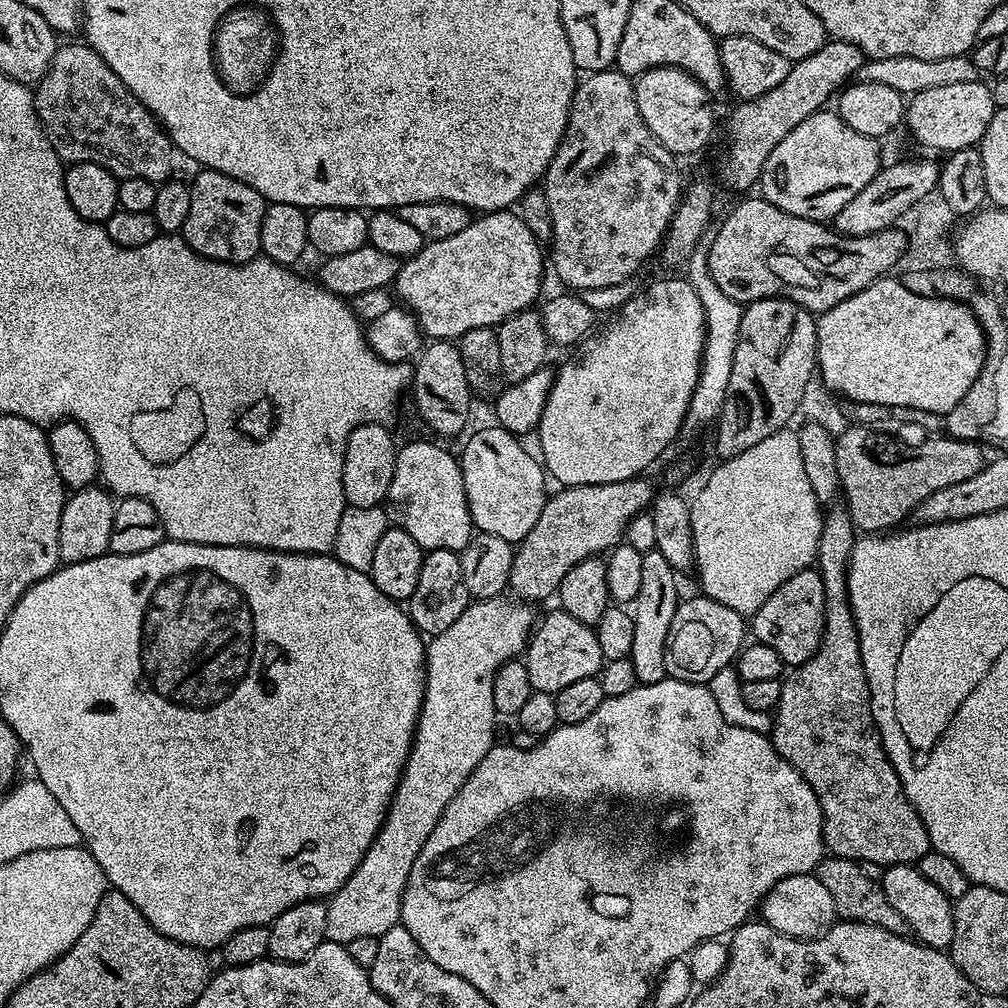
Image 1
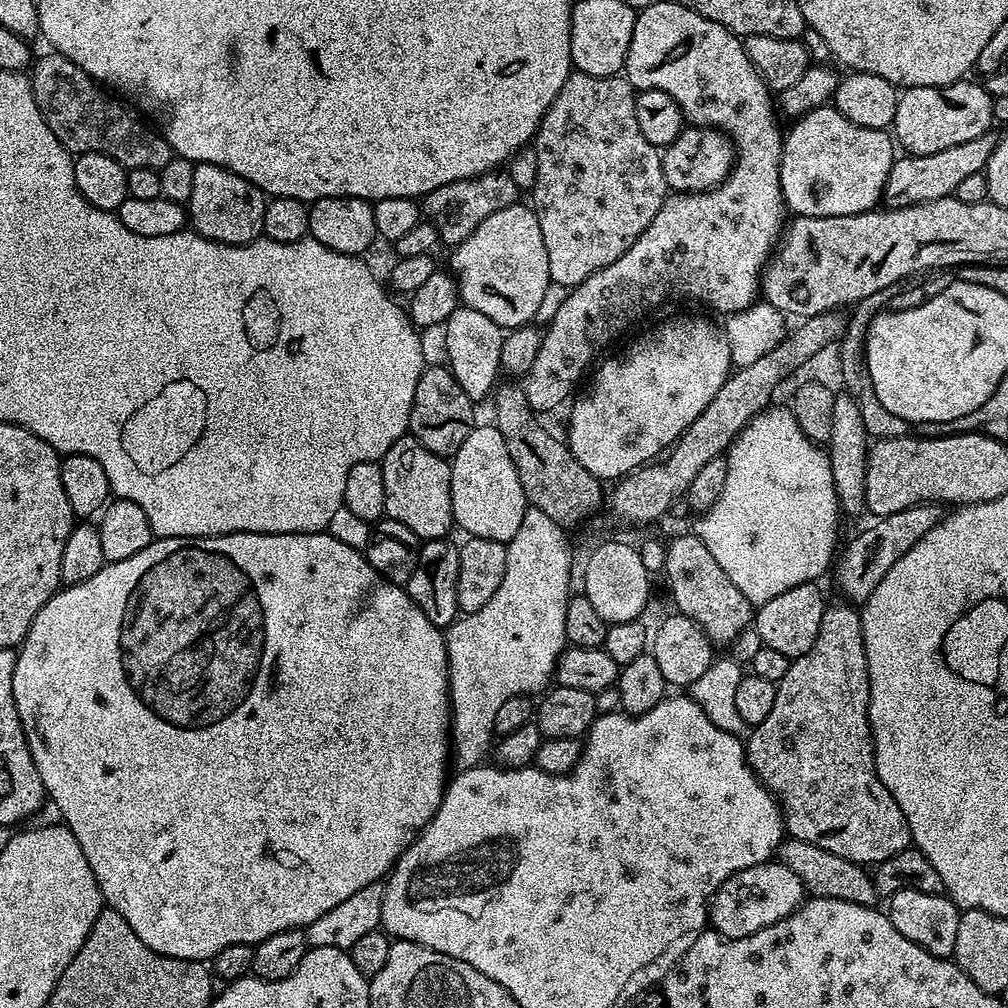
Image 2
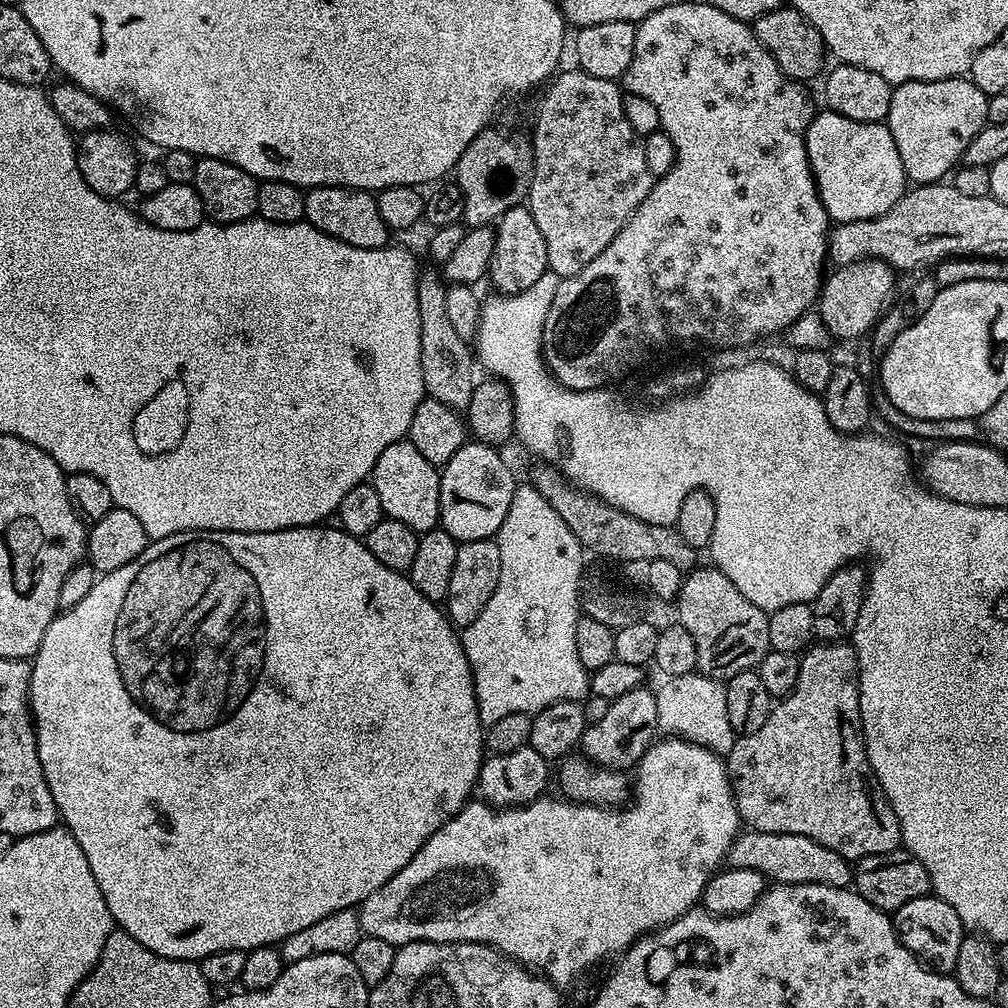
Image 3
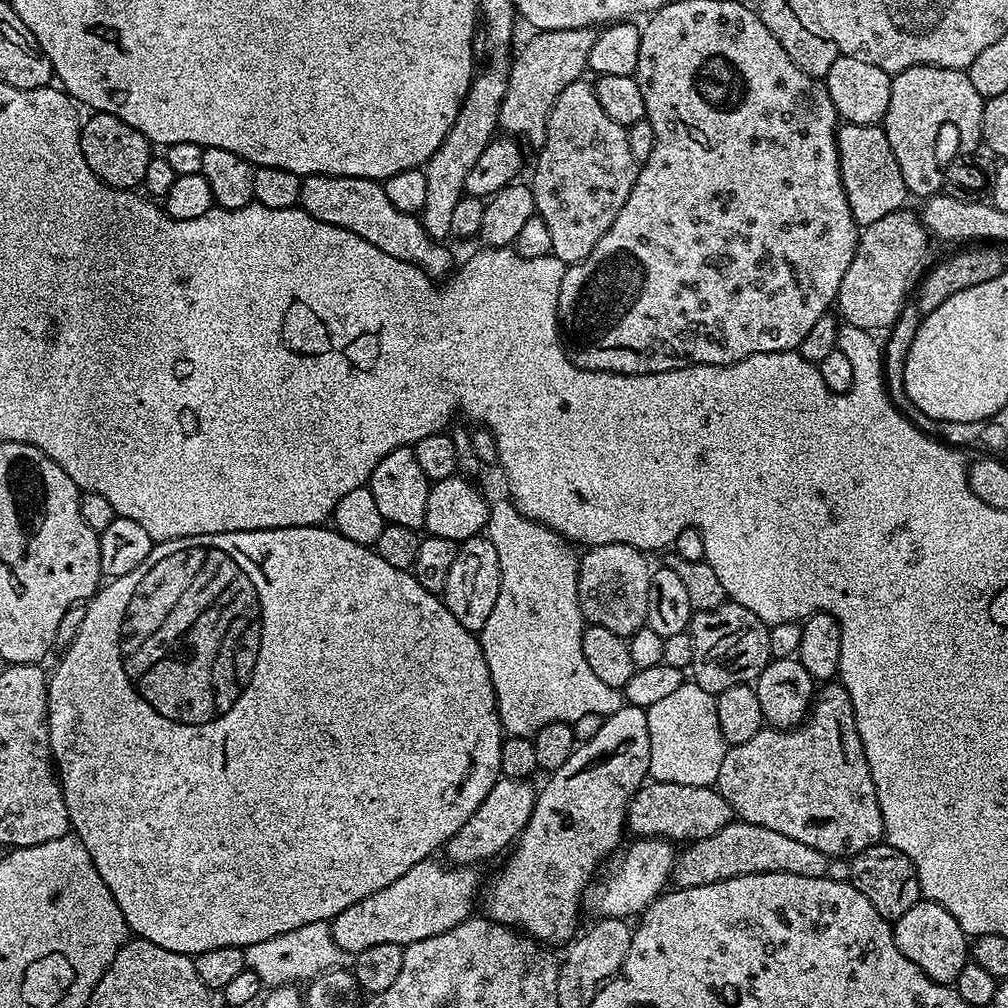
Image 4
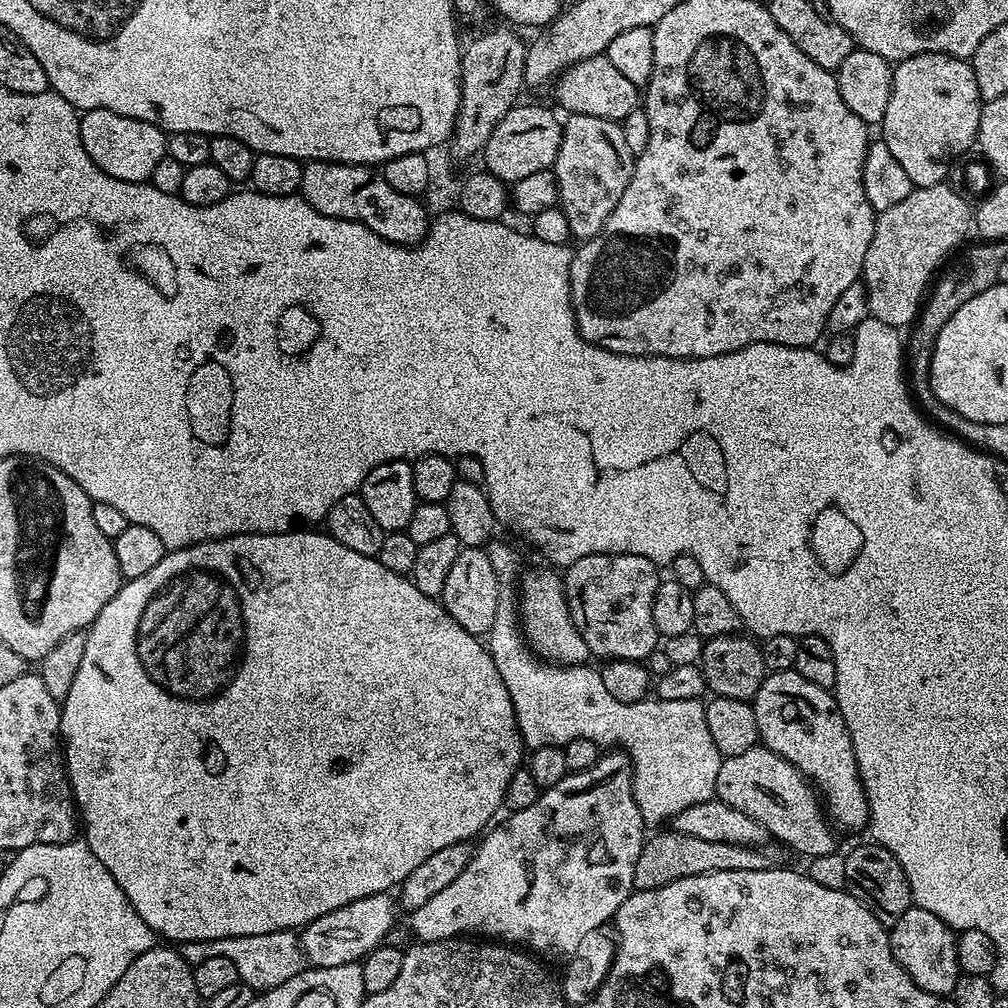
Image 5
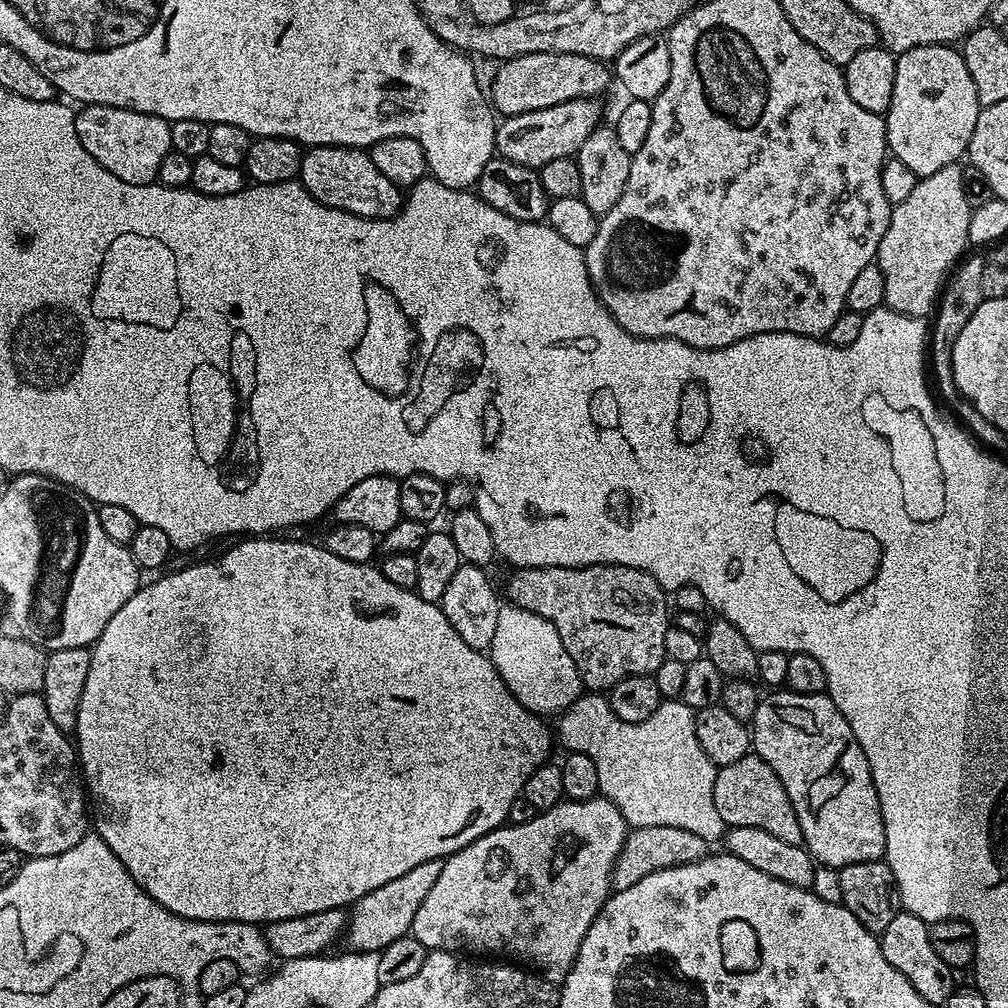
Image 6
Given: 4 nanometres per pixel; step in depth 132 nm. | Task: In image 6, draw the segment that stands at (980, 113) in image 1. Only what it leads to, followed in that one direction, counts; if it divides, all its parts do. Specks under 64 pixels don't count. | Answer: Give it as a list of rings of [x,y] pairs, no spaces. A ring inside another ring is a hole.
[[[931,44],[901,52],[896,56],[894,94],[884,121],[889,153],[910,166],[918,178],[934,174],[967,153],[980,110],[974,78],[955,47]]]

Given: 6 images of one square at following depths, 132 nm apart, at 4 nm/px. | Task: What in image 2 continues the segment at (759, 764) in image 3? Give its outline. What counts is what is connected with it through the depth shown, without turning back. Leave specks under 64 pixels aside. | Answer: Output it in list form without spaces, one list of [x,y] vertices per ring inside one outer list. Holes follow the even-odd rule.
[[[839,603],[833,608],[832,605],[825,607],[822,614],[822,626],[818,626],[818,638],[814,642],[814,646],[810,646],[810,650],[806,650],[806,654],[802,654],[789,663],[786,674],[776,685],[774,707],[770,709],[770,714],[766,714],[766,718],[762,718],[762,722],[755,725],[746,737],[746,755],[753,774],[776,797],[780,811],[784,814],[784,827],[791,839],[810,842],[814,846],[822,846],[822,850],[830,850],[830,854],[838,854],[838,858],[846,858],[855,864],[875,866],[886,858],[894,858],[894,854],[909,848],[912,844],[912,835],[898,802],[894,802],[890,790],[886,790],[886,786],[882,786],[876,773],[876,752],[872,748],[872,727],[868,724],[868,663],[862,638],[860,612],[851,603]]]

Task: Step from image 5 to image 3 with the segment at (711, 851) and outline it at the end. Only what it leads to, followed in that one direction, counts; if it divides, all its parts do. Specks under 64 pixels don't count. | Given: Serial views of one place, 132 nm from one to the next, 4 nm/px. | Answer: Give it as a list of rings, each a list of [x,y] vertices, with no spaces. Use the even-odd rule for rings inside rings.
[[[741,831],[730,846],[726,864],[728,868],[758,871],[767,881],[778,884],[821,884],[846,888],[854,880],[853,865],[845,856],[834,854],[830,846],[822,846],[822,842],[814,842],[814,838],[806,838],[802,834]]]

